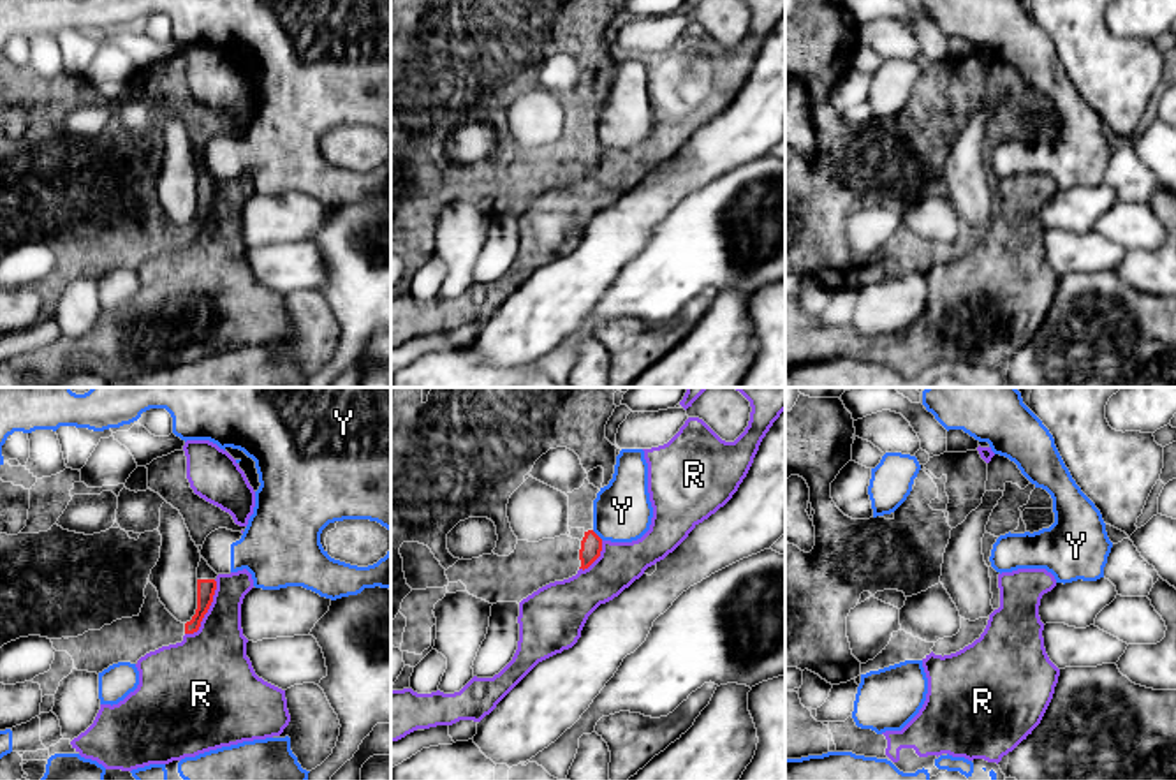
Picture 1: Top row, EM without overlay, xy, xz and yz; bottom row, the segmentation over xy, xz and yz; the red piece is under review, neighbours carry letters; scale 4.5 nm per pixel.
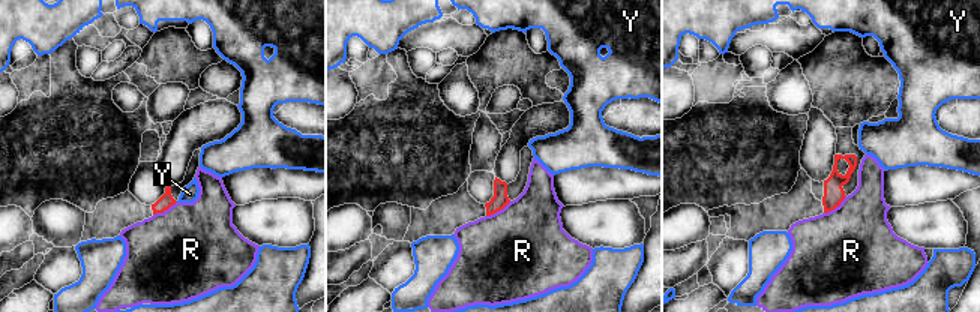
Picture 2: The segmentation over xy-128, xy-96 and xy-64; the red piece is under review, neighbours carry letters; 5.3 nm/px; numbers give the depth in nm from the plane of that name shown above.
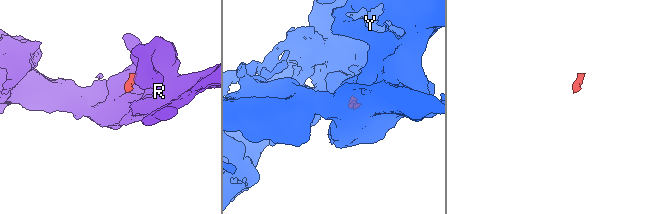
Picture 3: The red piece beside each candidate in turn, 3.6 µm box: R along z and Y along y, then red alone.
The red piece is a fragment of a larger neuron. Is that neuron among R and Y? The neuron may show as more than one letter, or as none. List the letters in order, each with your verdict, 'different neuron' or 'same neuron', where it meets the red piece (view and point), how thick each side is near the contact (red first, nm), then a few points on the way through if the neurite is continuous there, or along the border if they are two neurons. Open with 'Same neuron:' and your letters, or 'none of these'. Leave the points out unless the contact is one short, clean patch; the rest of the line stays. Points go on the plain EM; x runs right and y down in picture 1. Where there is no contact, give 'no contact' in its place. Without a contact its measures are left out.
Same neuron: none of these
R: different neuron; contact xy (206, 217); calibres 80 and 340 nm; border xy (215, 185), (213, 206), (201, 231), (185, 240)
Y: different neuron; contact xz (595, 139); calibres 100 and 280 nm; border xz (592, 136), (602, 145)

